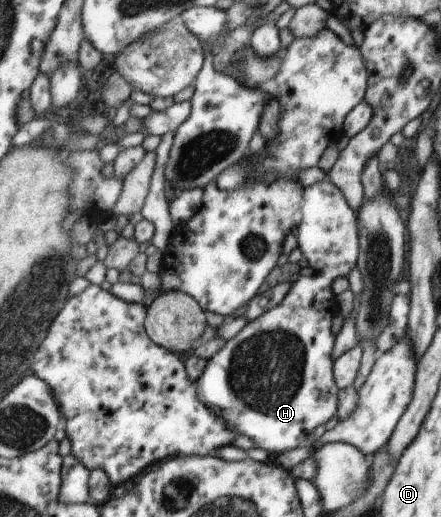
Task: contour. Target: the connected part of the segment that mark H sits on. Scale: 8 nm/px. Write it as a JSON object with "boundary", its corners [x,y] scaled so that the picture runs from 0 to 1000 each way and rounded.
{"boundary":[[[746,344],[723,352],[723,356],[710,356],[707,360],[692,362],[692,391],[683,400],[683,429],[673,437],[673,472],[685,493],[701,507],[701,518],[710,522],[710,530],[703,534],[680,532],[678,540],[669,544],[651,573],[637,580],[628,592],[612,596],[605,603],[599,603],[587,615],[562,621],[562,625],[546,636],[546,642],[522,654],[512,665],[485,685],[469,698],[469,708],[460,723],[442,737],[442,752],[451,758],[451,770],[465,785],[474,785],[481,793],[492,793],[492,801],[501,801],[501,809],[510,809],[510,816],[519,816],[519,824],[528,824],[528,832],[537,832],[537,839],[560,843],[578,855],[578,863],[605,870],[610,878],[619,882],[633,880],[637,874],[664,870],[673,867],[723,820],[741,818],[741,812],[751,812],[751,805],[760,805],[764,797],[764,743],[760,743],[760,731],[755,731],[755,642],[751,642],[751,619],[755,619],[755,596],[760,596],[760,569],[751,561],[751,549],[760,538],[789,536],[791,526],[800,518],[812,518],[810,507],[816,499],[816,445],[814,424],[807,418],[807,406],[800,406],[798,398],[791,398],[789,385],[780,375],[773,375],[773,368]]]}

